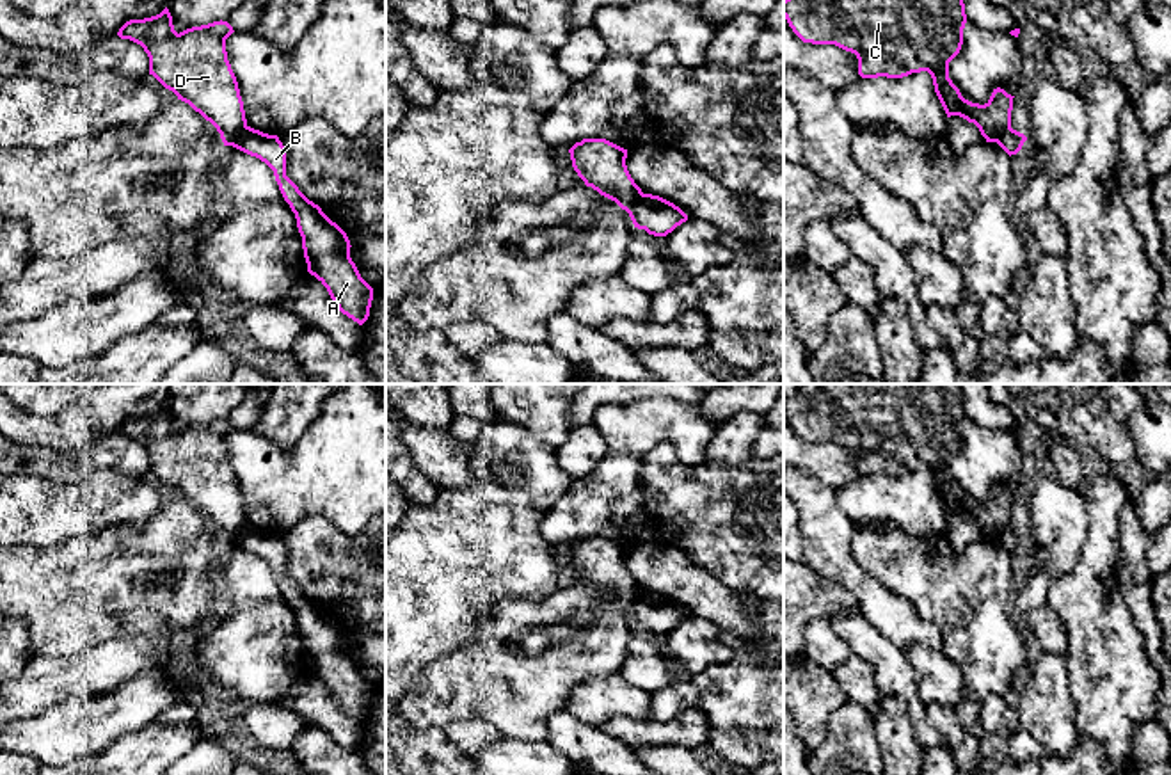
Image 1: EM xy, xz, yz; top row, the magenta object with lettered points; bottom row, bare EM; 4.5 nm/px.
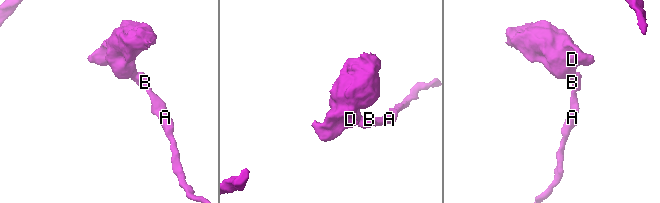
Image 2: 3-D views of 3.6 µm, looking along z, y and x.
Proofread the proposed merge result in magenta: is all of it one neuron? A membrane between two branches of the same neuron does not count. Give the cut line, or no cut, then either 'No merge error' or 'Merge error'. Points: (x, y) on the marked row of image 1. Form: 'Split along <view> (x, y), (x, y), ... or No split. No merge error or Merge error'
Split along xy (246, 125), (228, 144). Merge error

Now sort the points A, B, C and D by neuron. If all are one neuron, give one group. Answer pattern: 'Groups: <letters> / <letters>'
Groups: A B / C D

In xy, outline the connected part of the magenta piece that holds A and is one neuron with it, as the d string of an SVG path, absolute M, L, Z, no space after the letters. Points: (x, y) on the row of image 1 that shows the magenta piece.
M245 126L229 146L259 158L274 171L279 190L295 213L307 272L327 288L343 315L362 325L370 316L373 288L350 258L347 233L286 176L286 148L279 137Z

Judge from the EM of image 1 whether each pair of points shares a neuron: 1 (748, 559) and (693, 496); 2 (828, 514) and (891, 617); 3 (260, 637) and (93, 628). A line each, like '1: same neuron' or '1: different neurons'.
1: same neuron
2: same neuron
3: different neurons

